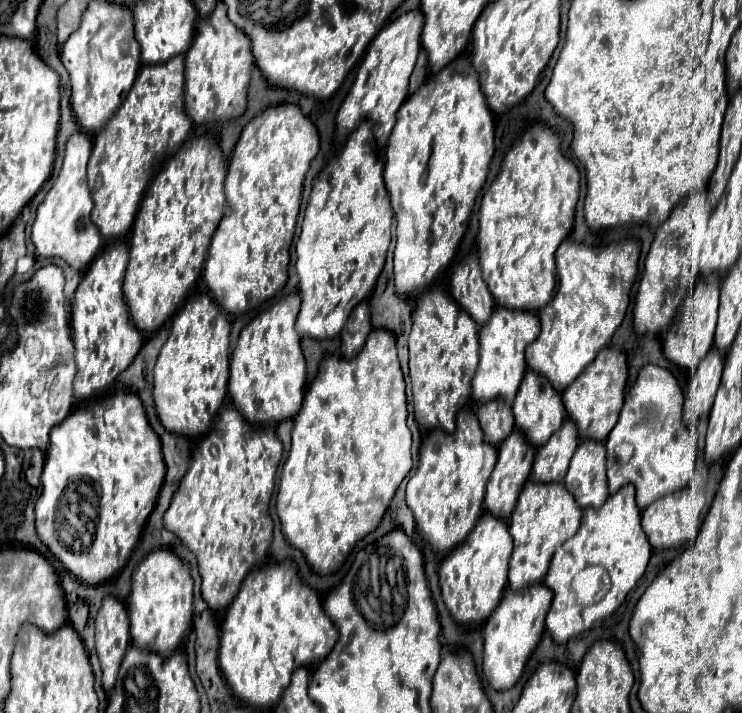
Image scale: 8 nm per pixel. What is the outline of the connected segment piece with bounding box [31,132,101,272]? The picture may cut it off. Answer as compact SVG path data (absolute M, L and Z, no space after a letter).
M75 132L65 146L65 160L61 172L37 208L37 218L33 222L33 244L37 256L43 258L63 258L73 270L83 272L97 256L101 248L99 228L91 220L93 200L87 188L87 160L91 156L91 138L85 132Z

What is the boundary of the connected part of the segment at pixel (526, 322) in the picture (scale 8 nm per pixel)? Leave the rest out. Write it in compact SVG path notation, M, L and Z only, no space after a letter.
M495 306L489 320L483 324L479 332L479 366L473 376L473 396L475 402L483 404L493 398L503 398L505 402L513 402L517 388L525 374L525 348L537 338L539 320L537 314L525 310L511 310L505 306Z

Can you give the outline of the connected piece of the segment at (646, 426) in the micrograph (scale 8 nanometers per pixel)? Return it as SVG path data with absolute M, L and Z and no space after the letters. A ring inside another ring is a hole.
M655 364L643 366L639 370L637 382L625 396L619 422L609 432L605 442L607 478L611 494L627 482L633 482L637 490L637 506L643 510L663 494L681 490L691 482L695 474L697 444L695 436L683 424L681 412L683 392L673 374ZM625 444L631 448L631 458L621 456L621 448Z

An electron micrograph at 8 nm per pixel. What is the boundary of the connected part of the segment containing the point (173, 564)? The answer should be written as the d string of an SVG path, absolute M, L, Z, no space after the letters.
M171 548L151 550L131 576L131 594L127 598L131 620L131 642L149 648L161 656L169 656L183 644L193 616L193 578L185 564Z

